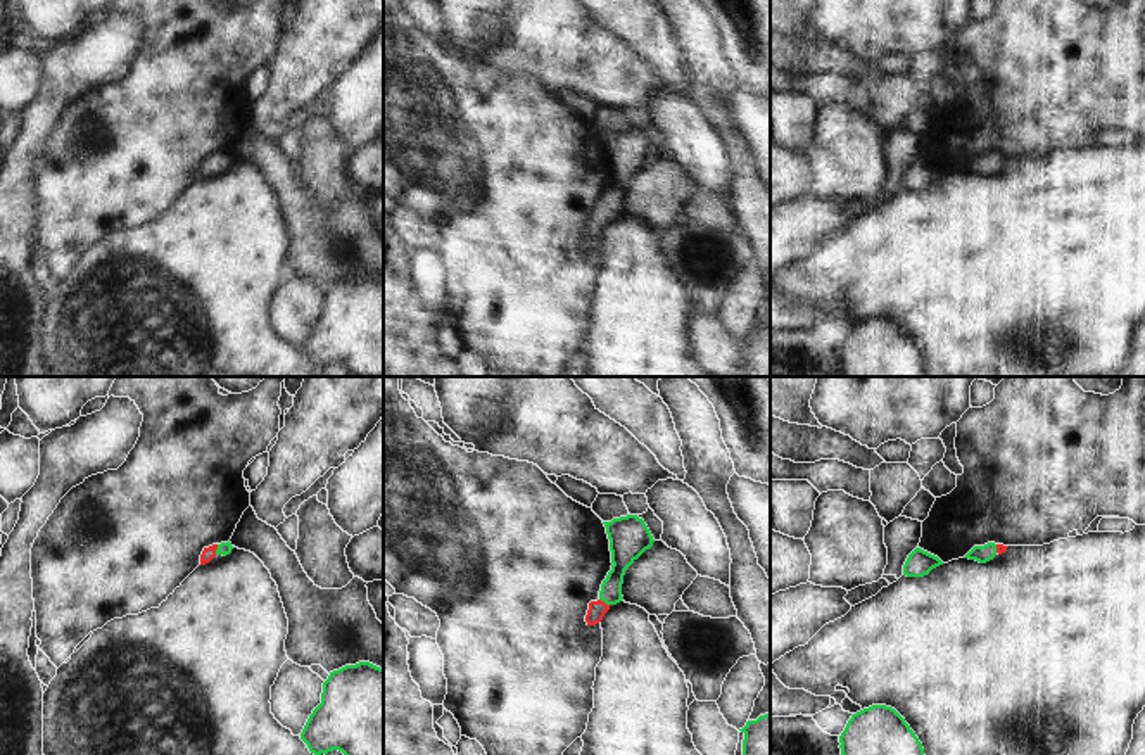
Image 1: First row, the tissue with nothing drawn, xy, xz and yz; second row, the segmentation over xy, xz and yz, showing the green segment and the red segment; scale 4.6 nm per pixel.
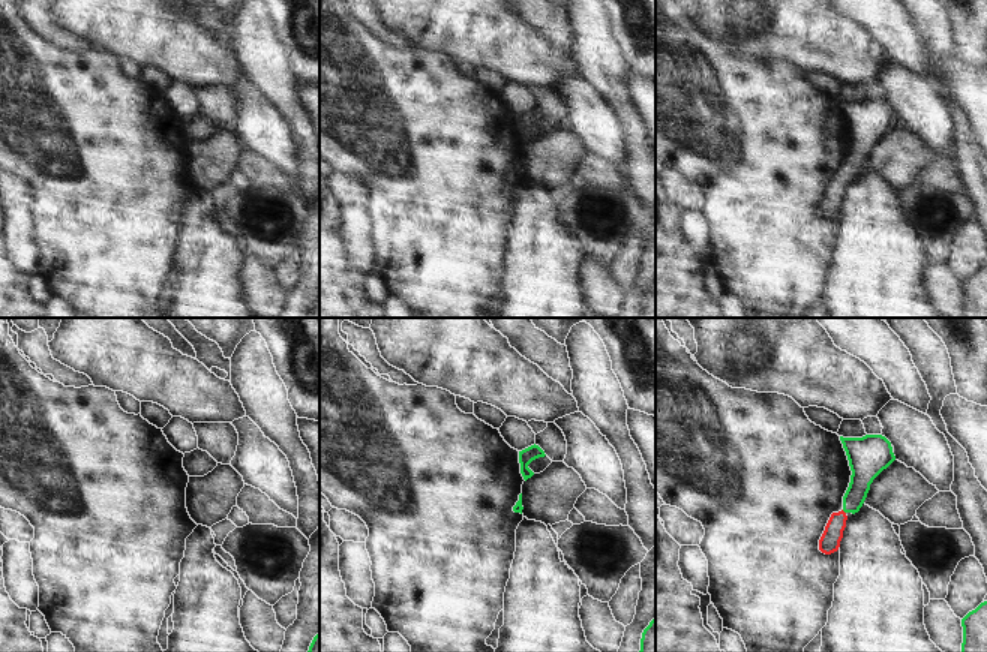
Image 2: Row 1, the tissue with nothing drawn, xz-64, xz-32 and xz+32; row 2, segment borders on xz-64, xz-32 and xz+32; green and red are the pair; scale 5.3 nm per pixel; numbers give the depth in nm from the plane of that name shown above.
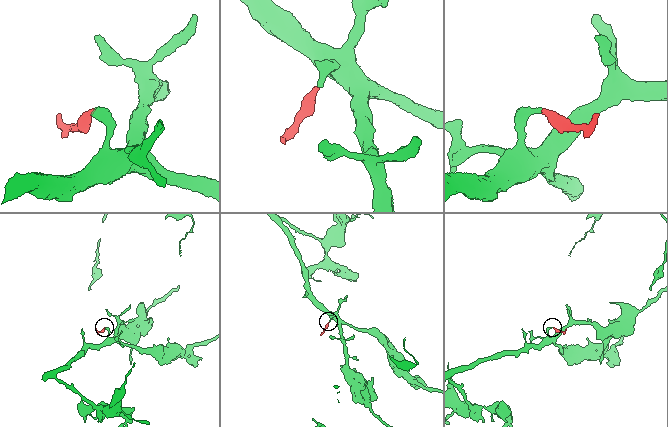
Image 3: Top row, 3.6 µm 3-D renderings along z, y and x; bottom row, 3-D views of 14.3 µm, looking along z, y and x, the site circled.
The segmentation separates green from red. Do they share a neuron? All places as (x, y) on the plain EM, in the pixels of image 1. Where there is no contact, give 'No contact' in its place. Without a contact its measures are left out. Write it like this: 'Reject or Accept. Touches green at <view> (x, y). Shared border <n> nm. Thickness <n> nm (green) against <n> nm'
Accept. Touches green at xy (216, 163). Shared border 50 nm. Thickness 60 nm (green) against 60 nm

